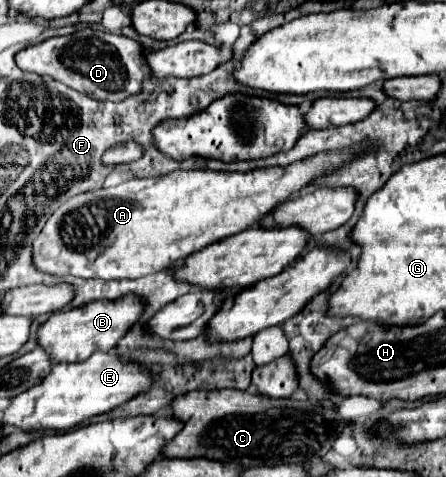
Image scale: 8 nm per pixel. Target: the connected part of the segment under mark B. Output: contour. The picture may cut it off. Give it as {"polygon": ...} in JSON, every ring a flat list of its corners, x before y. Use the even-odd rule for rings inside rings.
{"polygon":[[126,294,126,298,120,298,118,302,90,302,84,308,54,312,38,330,38,346,50,354,52,362,82,362,92,352,110,352,138,322,138,302,140,298,134,298,134,294]]}

